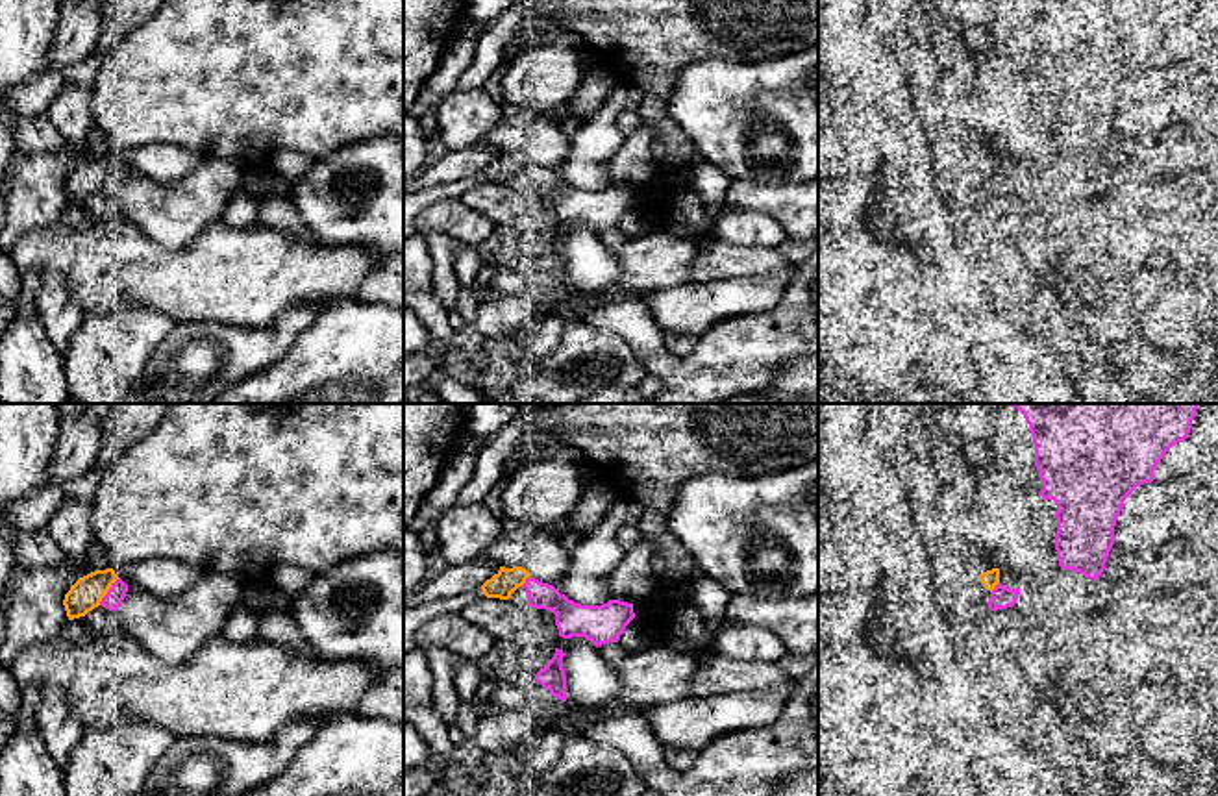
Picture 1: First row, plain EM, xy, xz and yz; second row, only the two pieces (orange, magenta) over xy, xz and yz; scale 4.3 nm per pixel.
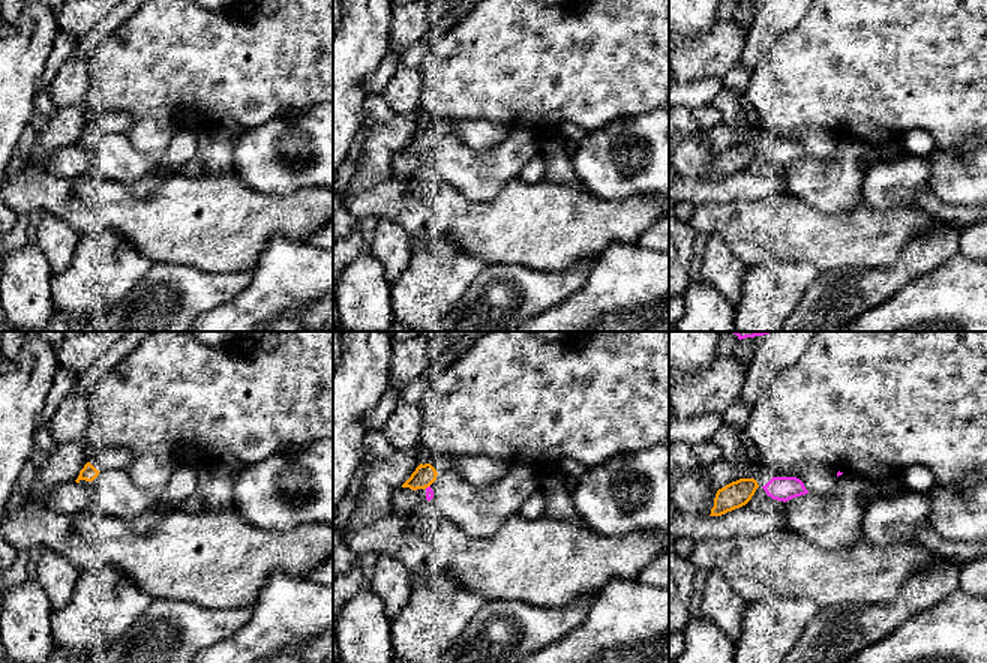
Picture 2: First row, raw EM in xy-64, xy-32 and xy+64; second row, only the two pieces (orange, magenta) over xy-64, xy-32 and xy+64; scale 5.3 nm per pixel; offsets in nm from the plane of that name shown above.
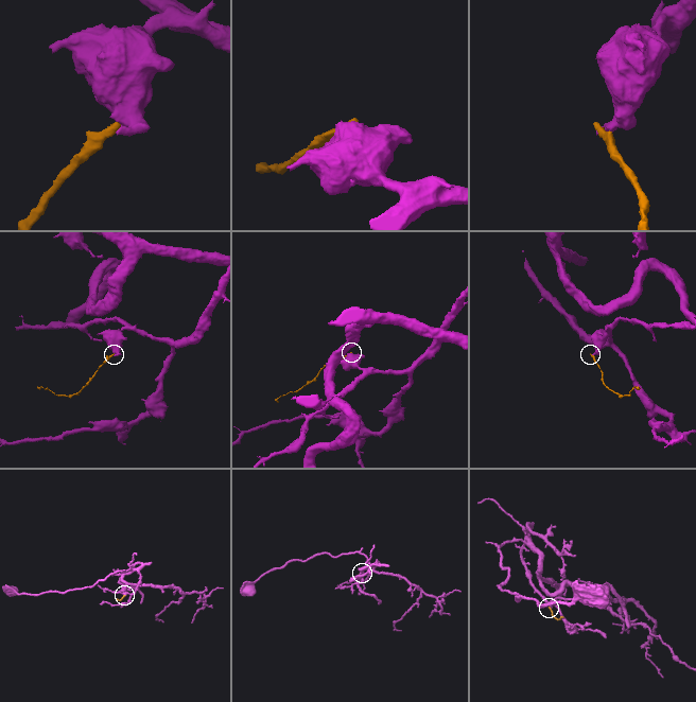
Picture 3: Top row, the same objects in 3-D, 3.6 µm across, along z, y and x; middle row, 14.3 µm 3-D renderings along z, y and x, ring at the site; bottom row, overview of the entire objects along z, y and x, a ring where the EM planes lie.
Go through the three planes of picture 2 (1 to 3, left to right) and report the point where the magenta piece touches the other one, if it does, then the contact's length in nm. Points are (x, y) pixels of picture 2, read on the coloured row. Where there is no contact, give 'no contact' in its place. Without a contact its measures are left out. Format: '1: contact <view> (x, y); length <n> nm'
1: no contact
2: contact xy-32 (426, 486); length 40 nm
3: no contact

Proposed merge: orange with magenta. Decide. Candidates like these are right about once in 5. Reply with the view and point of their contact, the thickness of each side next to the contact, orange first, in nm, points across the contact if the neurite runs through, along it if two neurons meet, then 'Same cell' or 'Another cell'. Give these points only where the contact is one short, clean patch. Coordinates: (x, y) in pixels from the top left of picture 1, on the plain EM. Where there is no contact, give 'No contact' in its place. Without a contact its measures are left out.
Touches orange at xy (108, 174). Thickness 140 nm (orange) against 80 nm. Another cell

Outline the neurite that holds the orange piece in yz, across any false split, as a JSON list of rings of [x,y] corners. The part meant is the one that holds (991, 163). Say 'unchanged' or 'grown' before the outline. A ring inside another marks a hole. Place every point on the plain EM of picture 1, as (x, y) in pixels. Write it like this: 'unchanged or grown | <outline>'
grown | [[[970,126],[963,137],[968,143],[974,157],[979,161],[983,172],[992,178],[994,172],[1000,168],[1000,154],[996,154],[990,148],[987,137],[981,131],[977,131]]]

